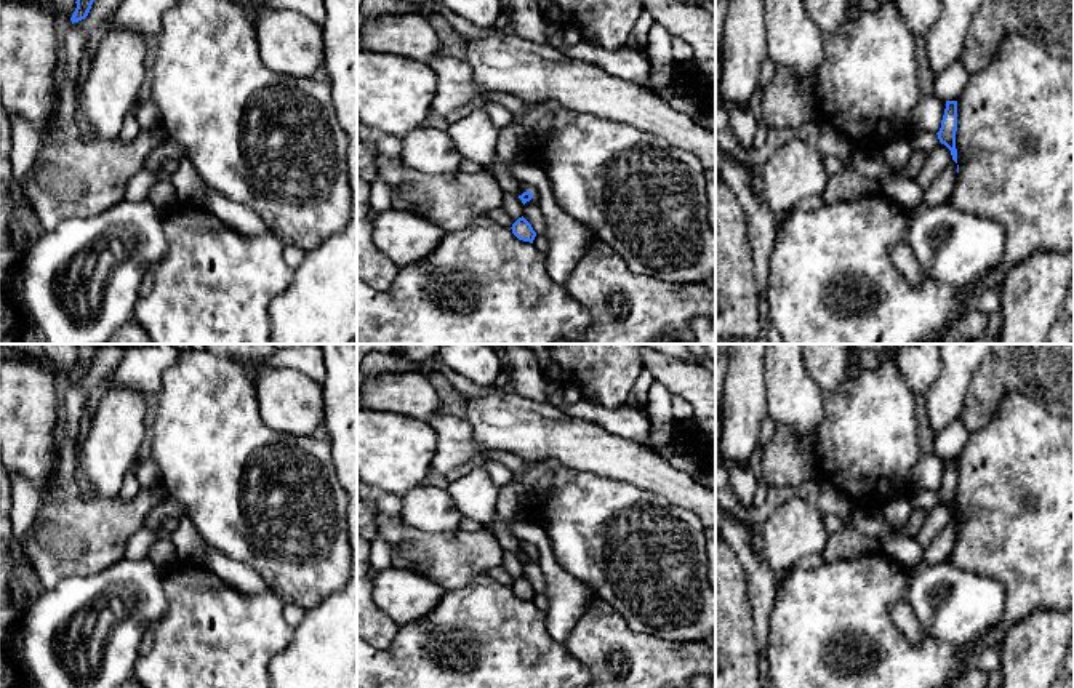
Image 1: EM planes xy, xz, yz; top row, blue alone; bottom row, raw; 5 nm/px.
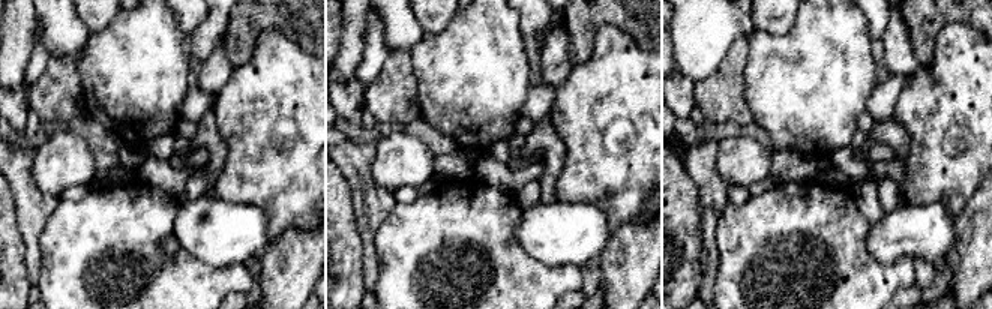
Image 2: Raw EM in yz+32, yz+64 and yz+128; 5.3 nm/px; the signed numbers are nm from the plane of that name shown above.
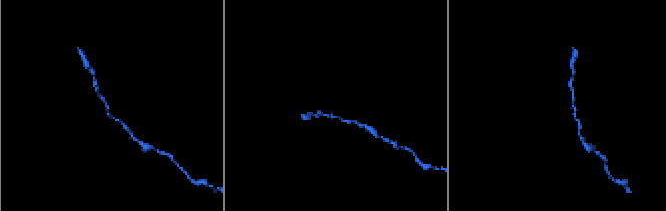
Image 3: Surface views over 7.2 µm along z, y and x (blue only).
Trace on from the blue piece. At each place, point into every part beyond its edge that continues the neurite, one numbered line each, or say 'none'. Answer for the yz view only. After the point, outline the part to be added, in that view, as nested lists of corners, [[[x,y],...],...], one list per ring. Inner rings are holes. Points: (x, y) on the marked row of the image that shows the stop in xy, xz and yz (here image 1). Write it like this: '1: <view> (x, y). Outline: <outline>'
none

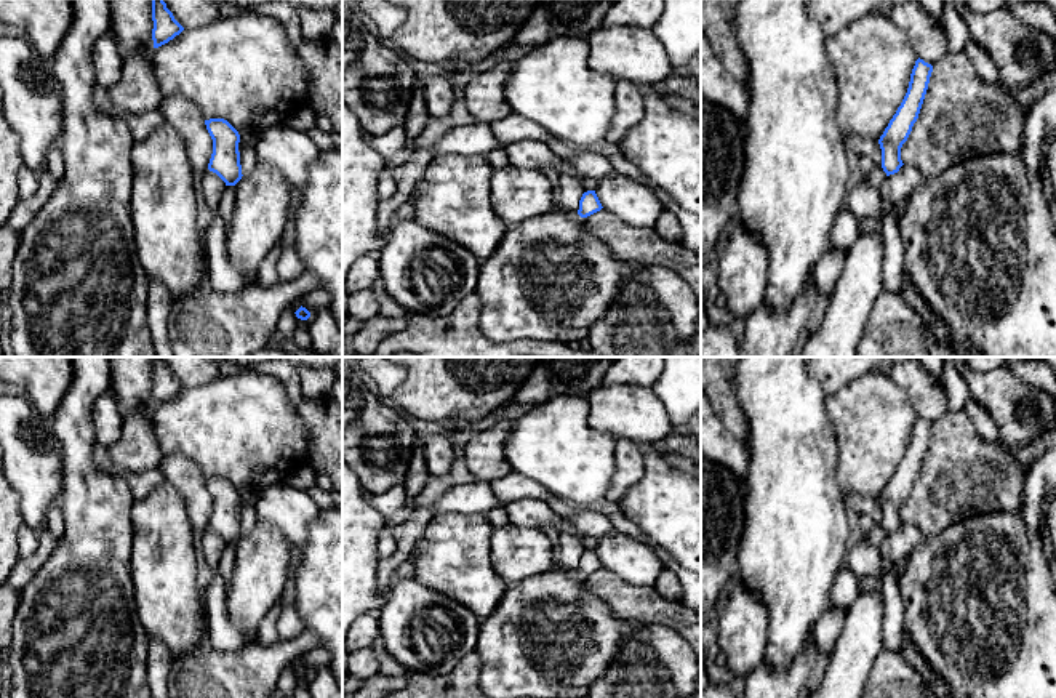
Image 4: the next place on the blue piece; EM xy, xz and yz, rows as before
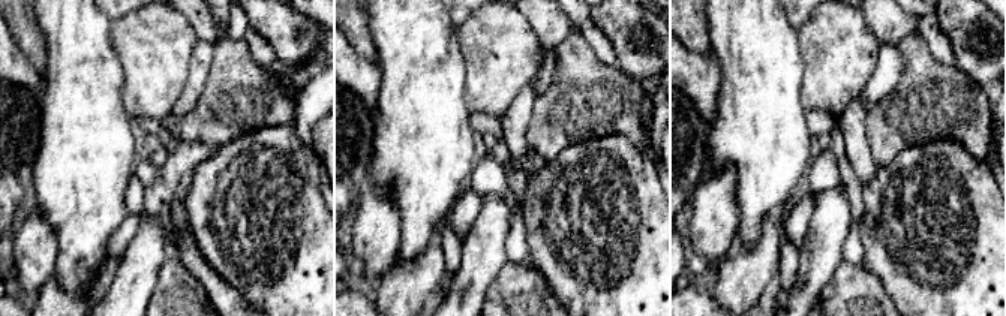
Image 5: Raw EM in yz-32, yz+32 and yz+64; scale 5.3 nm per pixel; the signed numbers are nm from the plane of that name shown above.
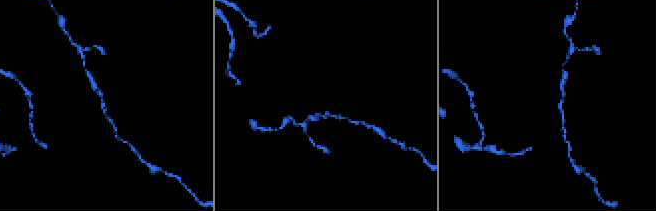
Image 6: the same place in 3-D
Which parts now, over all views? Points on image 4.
none

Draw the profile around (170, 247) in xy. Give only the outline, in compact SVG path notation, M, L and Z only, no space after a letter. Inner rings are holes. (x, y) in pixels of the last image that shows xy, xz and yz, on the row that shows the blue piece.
M163 123L131 149L131 219L138 259L149 280L158 280L173 299L197 295L208 287L210 271L203 234L197 226L195 168L181 133Z

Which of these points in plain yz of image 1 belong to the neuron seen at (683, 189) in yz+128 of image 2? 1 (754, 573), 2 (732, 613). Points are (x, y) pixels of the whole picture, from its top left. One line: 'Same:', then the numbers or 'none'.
Same: 2

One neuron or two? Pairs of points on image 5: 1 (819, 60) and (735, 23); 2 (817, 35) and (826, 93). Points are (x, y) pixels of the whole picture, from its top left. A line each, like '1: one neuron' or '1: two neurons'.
1: two neurons
2: one neuron

